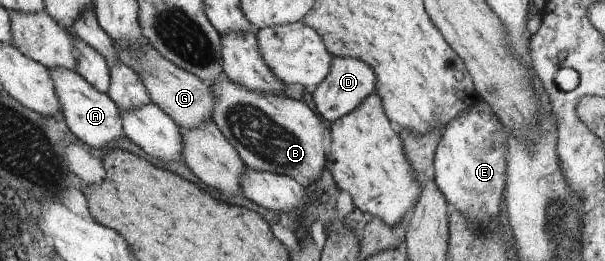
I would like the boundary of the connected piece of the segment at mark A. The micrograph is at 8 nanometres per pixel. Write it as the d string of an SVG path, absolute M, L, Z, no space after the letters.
M55 67L51 69L51 75L60 101L60 111L63 113L61 122L66 124L73 134L93 148L105 148L107 144L113 144L123 137L119 106L108 93L102 93L89 84L75 69Z

